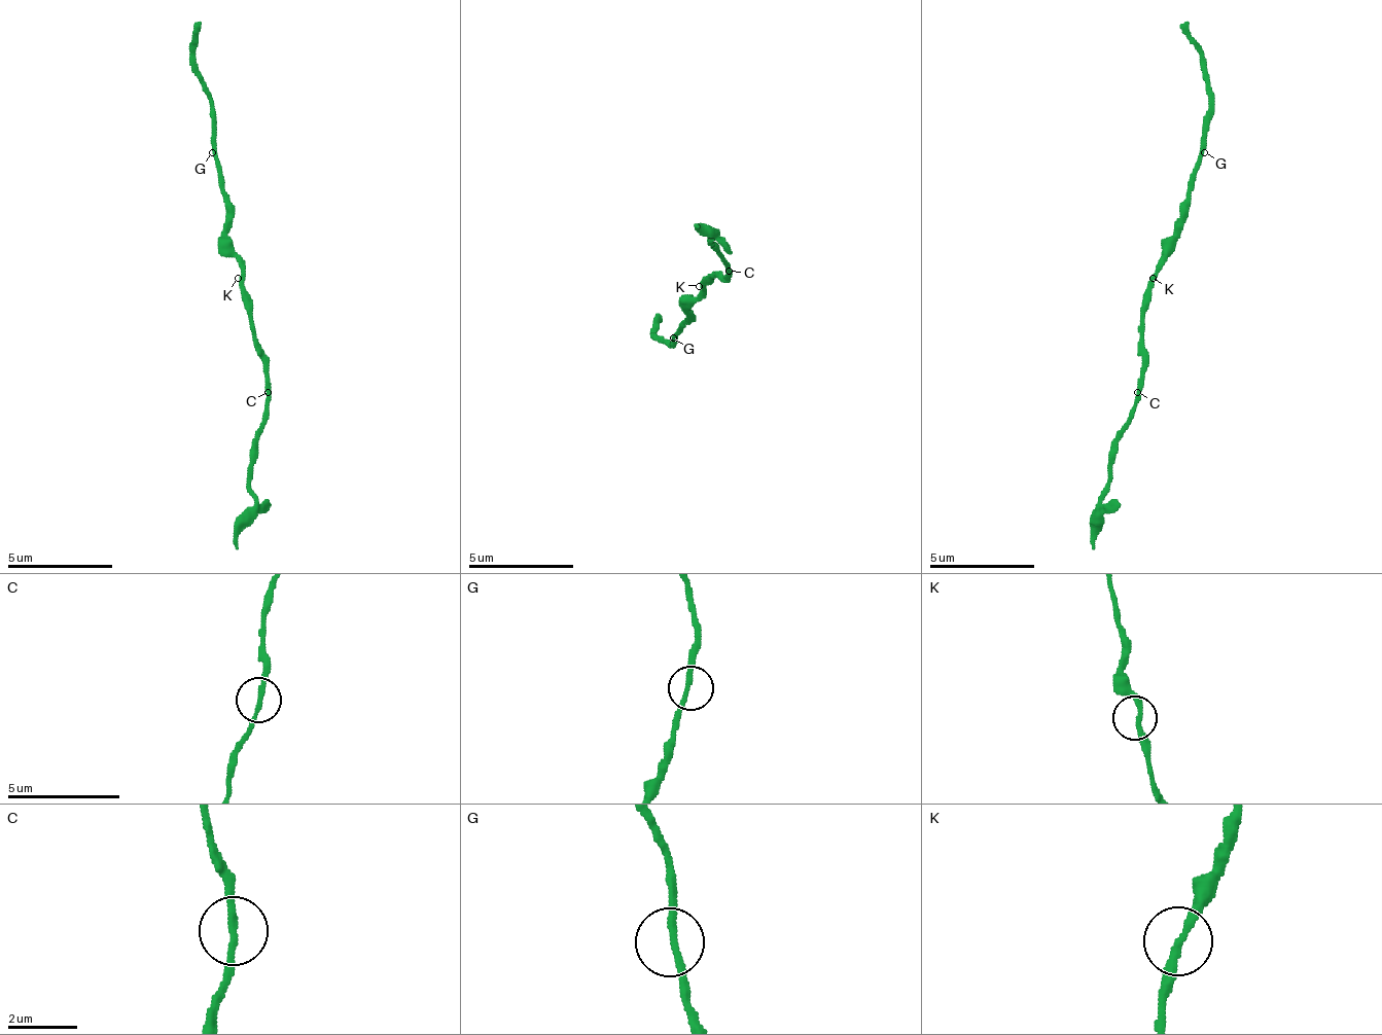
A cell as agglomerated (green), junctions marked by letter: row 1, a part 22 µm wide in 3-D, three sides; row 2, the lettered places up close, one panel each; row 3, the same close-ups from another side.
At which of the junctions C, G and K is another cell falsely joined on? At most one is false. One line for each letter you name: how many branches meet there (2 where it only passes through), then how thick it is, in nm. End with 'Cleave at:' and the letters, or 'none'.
Cleave at: none

